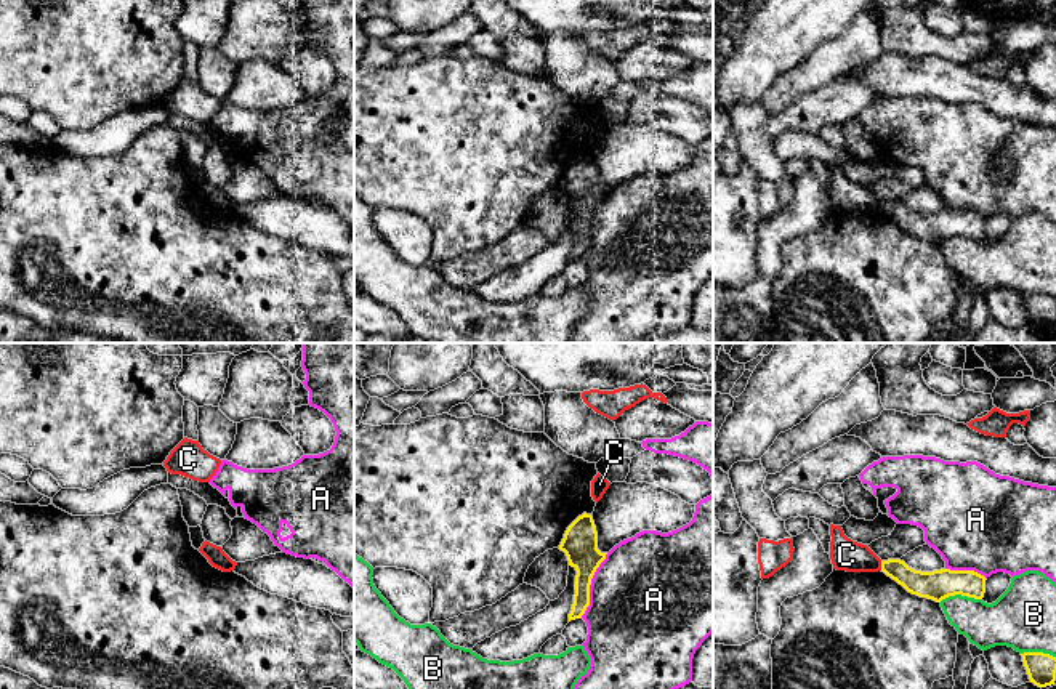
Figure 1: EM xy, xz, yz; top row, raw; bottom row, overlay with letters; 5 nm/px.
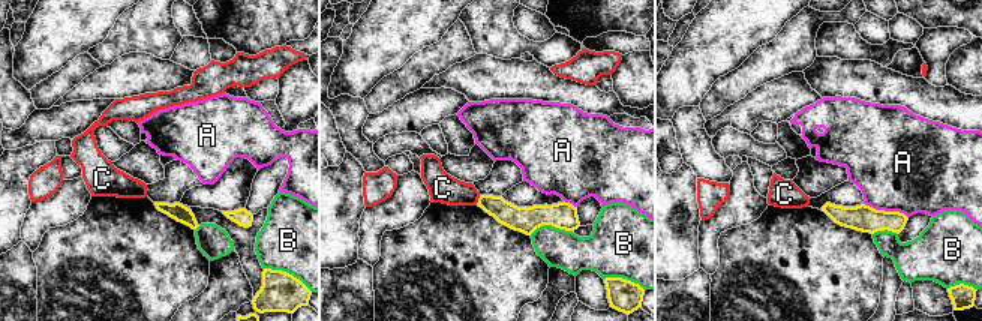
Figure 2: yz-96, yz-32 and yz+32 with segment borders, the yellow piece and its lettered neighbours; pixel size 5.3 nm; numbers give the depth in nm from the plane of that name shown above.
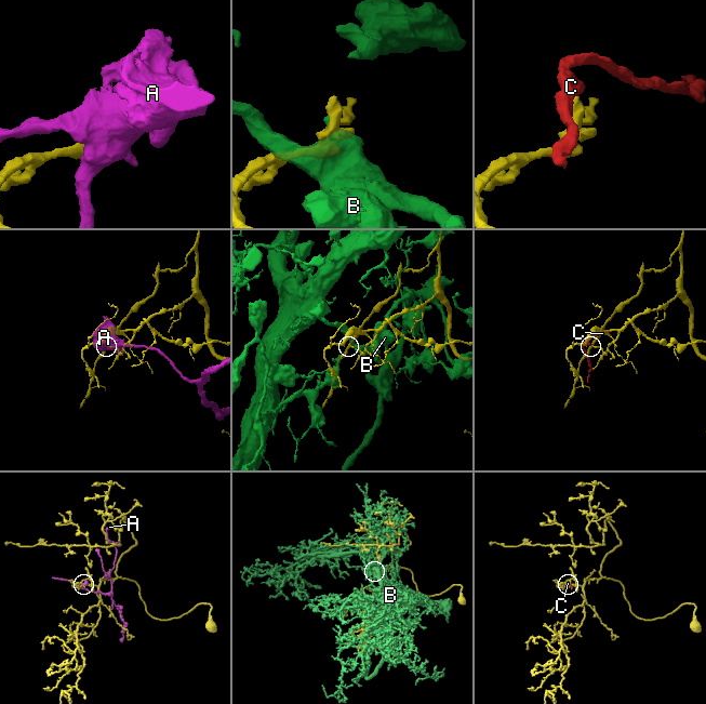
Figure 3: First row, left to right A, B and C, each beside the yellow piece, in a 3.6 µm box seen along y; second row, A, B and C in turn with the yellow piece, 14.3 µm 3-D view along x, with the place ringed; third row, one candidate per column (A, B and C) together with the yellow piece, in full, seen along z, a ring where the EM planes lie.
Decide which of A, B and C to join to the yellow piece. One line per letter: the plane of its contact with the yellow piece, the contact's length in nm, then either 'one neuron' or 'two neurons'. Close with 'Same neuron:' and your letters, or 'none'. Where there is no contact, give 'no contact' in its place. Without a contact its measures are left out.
A: xz | 360 nm | two neurons
B: yz | 220 nm | two neurons
C: yz | 50 nm | two neurons
Same neuron: none

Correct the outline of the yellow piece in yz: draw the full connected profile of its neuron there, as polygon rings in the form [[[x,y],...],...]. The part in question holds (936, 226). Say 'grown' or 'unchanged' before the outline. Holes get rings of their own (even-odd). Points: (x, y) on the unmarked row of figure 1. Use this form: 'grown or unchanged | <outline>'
unchanged | [[[901,200],[881,202],[881,213],[902,226],[909,234],[936,244],[955,236],[982,240],[985,218],[974,212],[941,210],[921,213],[909,208]]]

